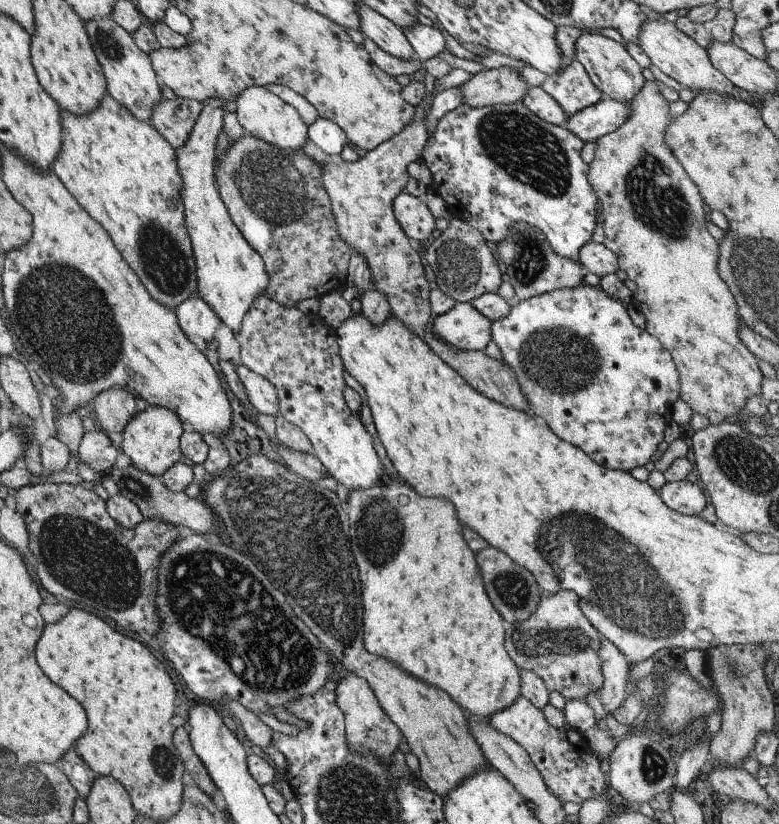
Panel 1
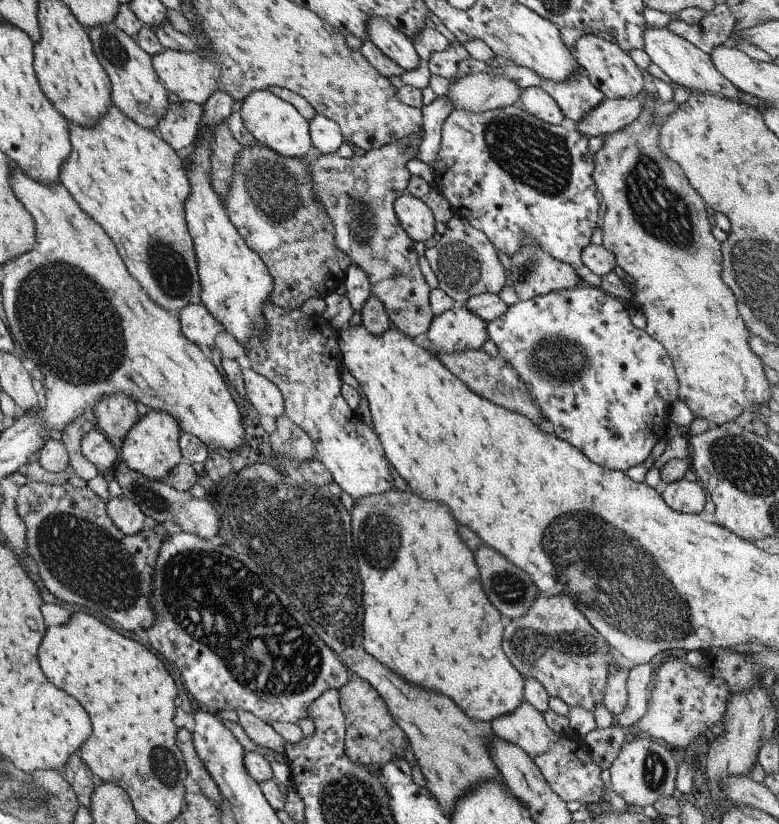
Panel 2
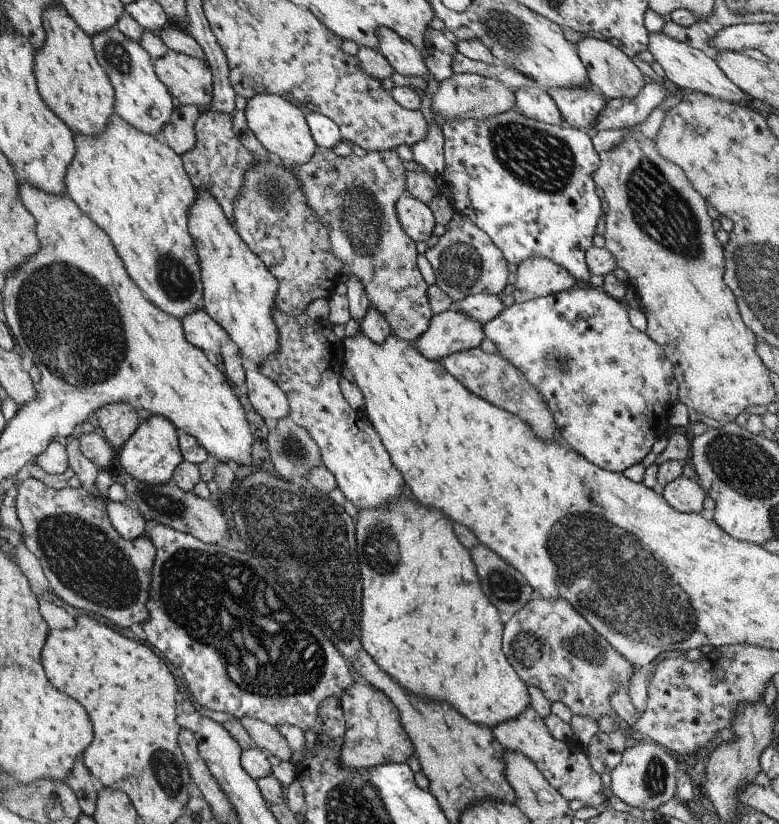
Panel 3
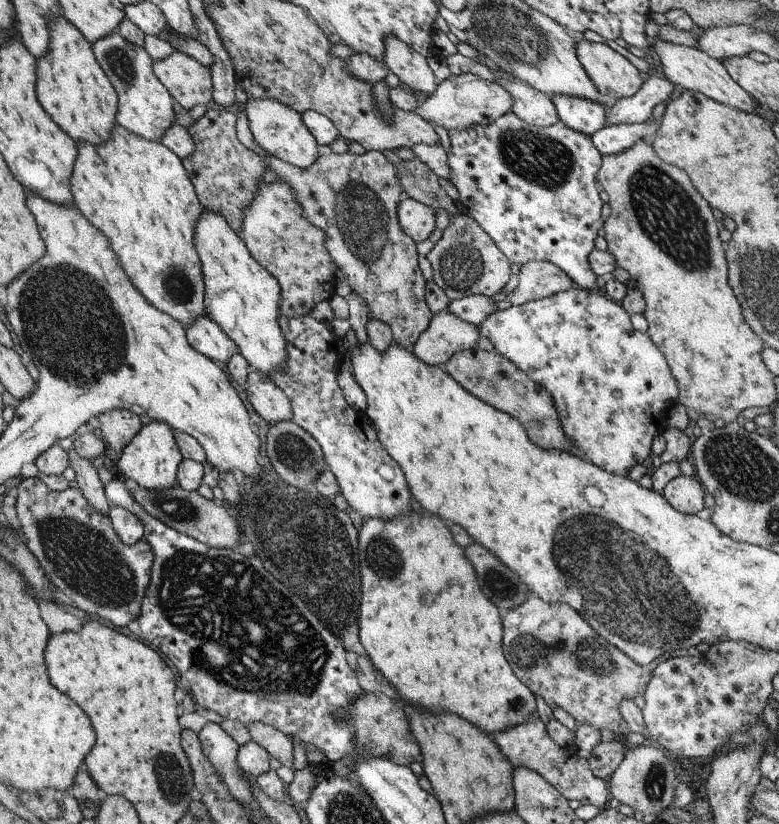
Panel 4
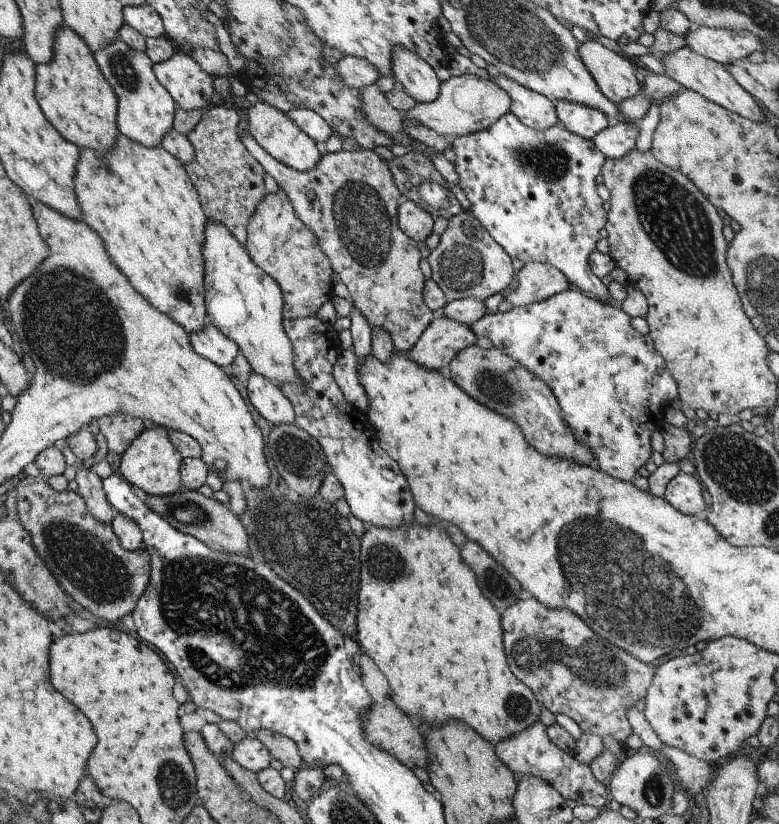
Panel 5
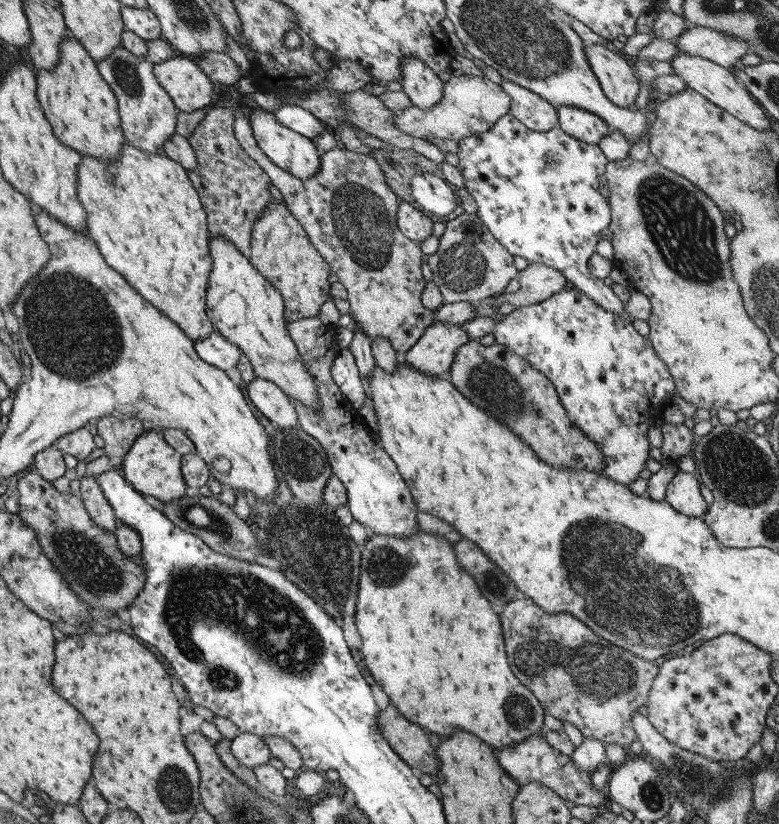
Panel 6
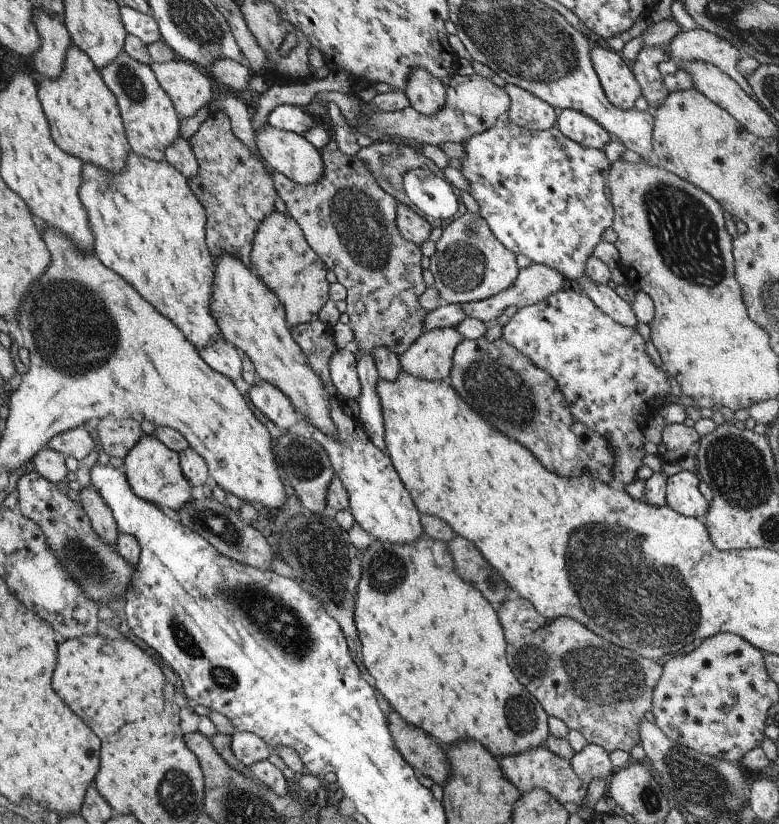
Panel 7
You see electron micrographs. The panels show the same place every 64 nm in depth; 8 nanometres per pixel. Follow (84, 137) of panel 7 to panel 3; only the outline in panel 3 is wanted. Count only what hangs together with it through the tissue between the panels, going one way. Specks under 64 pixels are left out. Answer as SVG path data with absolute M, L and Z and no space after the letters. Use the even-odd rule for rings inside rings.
M59 5L45 6L41 12L41 22L45 38L39 50L34 50L33 72L36 80L37 92L43 104L75 134L83 136L97 136L105 130L109 116L114 112L114 92L105 71L97 64L95 53L89 35L86 35Z

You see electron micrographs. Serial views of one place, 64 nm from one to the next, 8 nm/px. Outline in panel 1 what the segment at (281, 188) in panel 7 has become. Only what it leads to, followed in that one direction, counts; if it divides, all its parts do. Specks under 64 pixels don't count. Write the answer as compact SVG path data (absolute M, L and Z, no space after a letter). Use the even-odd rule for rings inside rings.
M433 88L428 98L421 98L417 106L413 106L415 114L411 122L389 140L367 151L362 158L359 157L355 162L321 163L319 178L329 198L339 238L367 262L372 278L370 286L387 298L391 318L399 320L409 332L419 336L423 335L425 324L433 317L429 303L429 276L423 259L417 255L413 243L397 224L392 202L404 190L407 182L405 167L409 162L420 159L421 150L428 138L427 128L423 124L423 112L431 106L437 93L437 89Z

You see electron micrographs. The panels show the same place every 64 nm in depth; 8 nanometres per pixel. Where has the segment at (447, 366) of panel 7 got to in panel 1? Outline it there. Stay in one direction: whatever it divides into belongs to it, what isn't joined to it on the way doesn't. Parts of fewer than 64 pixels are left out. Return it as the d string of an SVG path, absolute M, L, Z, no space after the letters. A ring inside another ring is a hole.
M456 303L445 314L429 321L433 336L447 346L465 351L483 351L491 340L491 320L469 303Z

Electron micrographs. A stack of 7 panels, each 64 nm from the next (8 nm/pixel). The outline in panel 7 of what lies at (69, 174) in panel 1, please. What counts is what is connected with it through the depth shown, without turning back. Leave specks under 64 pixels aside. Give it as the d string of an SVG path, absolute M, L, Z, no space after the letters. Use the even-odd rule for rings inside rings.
M129 152L125 160L123 170L117 172L117 174L115 174L115 172L108 172L107 174L105 170L97 168L97 166L93 166L93 164L89 164L89 162L83 162L81 164L81 184L77 190L77 194L83 208L85 208L89 230L91 230L91 236L93 236L93 251L103 266L115 272L117 276L121 276L135 292L139 293L139 296L141 296L143 300L146 300L159 314L162 314L169 322L172 322L183 333L183 336L193 344L196 350L205 348L207 344L215 342L215 340L221 336L219 328L217 328L217 324L215 324L215 320L213 320L213 316L211 316L211 312L209 312L209 298L211 298L214 264L212 263L211 254L209 254L209 250L207 250L207 244L205 244L206 216L204 210L201 204L199 204L199 200L197 200L193 192L191 192L187 179L181 176L181 172L177 172L173 166L167 164L167 160L155 162L155 160L149 160L149 158L145 158L145 156L137 156L137 154L133 154L133 152Z

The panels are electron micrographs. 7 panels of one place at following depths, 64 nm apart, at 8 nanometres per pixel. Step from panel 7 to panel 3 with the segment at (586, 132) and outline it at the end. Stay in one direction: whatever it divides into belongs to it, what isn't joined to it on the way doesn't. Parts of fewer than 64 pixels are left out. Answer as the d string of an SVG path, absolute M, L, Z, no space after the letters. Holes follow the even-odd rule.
M591 86L587 88L547 88L546 93L555 102L557 110L569 126L589 131L599 112L605 108L605 98Z

